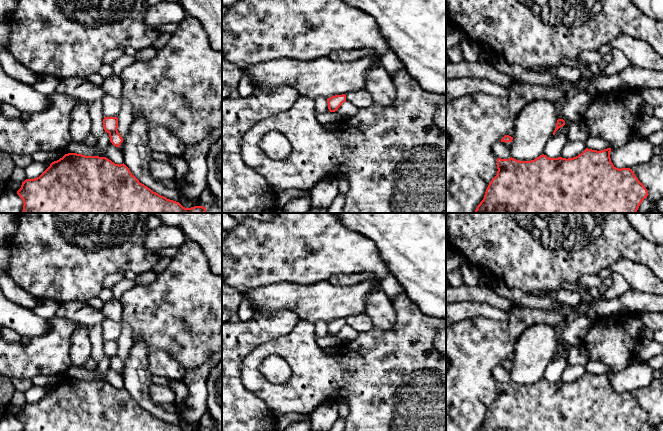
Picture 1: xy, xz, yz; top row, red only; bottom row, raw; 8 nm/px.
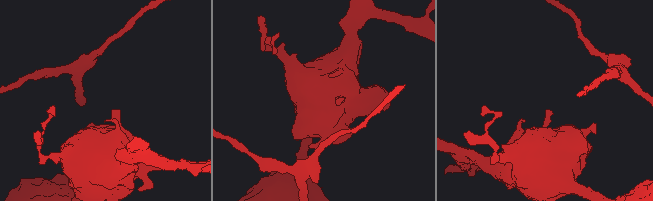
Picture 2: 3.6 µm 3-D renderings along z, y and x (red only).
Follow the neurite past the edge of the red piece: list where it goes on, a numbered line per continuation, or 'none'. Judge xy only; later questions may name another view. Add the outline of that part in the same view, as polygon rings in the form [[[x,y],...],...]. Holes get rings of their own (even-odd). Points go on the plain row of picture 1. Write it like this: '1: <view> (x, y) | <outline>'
none

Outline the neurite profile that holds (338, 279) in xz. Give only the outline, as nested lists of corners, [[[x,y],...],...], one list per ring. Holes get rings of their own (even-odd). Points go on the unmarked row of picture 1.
[[[373,273],[335,274],[329,278],[328,282],[333,285],[349,286],[359,284],[363,281],[373,280],[375,278]]]

